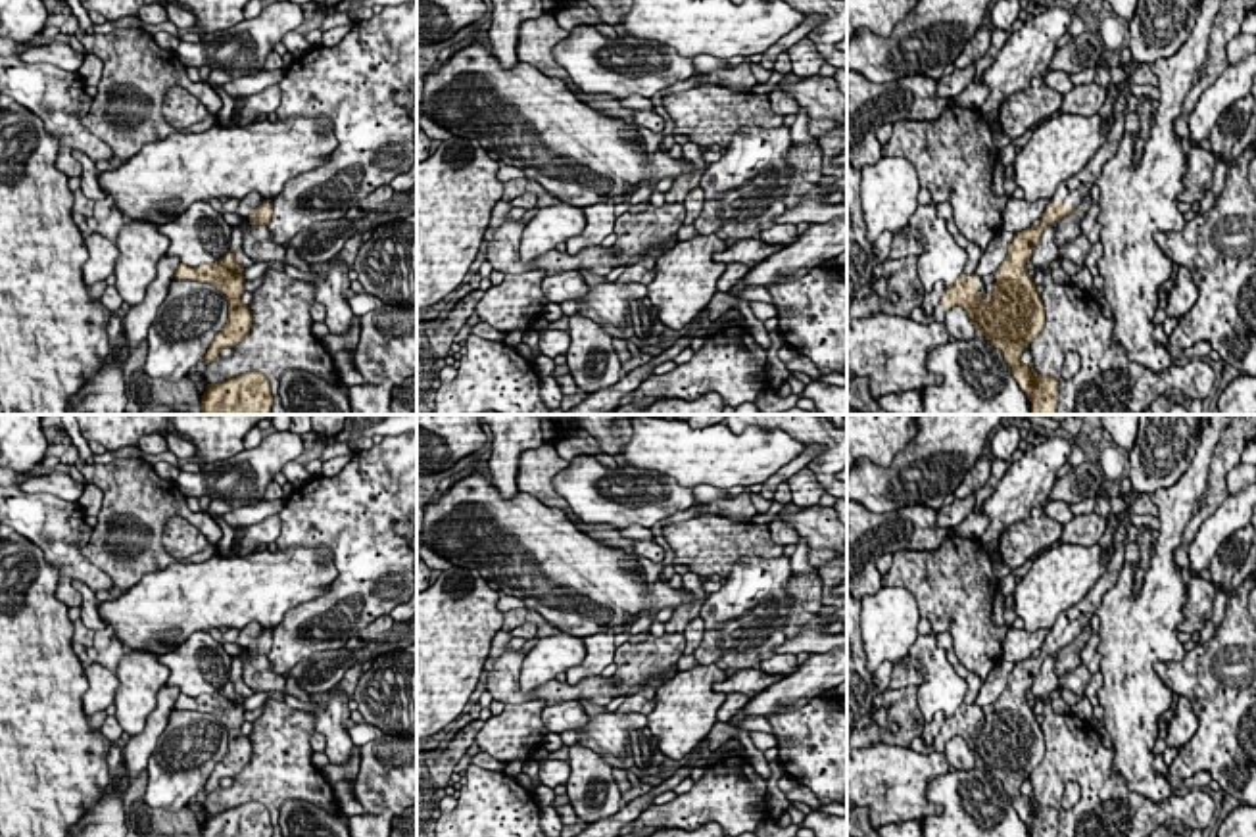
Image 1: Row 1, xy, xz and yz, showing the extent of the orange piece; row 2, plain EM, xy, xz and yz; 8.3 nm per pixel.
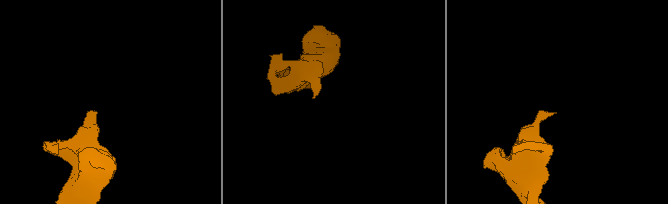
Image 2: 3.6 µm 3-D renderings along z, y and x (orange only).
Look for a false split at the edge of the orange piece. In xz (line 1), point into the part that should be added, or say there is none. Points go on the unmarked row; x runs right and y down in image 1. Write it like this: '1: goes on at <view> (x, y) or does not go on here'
1: goes on at xz (694, 634)

